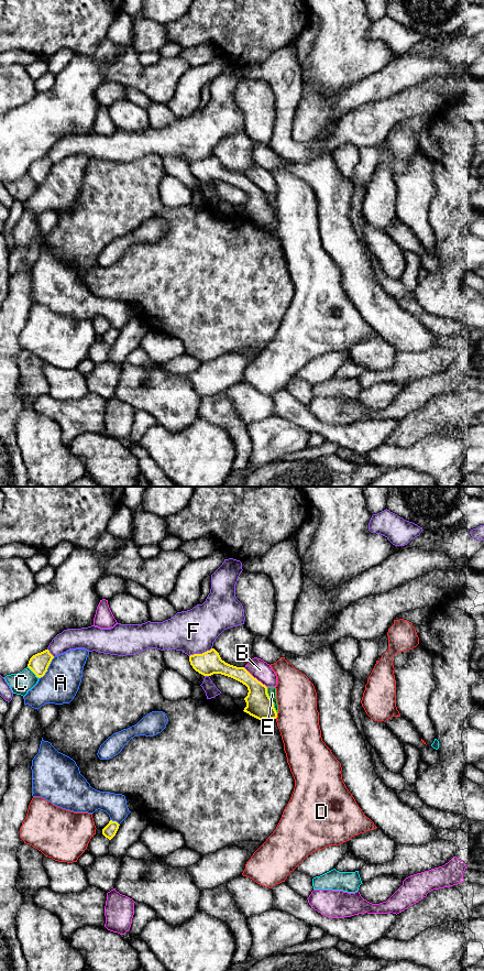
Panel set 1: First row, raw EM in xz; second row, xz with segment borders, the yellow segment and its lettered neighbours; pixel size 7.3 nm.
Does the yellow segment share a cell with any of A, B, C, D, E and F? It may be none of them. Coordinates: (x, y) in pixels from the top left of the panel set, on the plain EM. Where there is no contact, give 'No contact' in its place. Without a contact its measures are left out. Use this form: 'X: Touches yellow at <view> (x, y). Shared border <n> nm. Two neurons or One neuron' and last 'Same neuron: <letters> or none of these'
A: Touches yellow at xz (47, 174). Shared border 200 nm. Two neurons
B: Touches yellow at xz (255, 185). Shared border 220 nm. Two neurons
C: Touches yellow at xz (33, 178). Shared border 120 nm. Two neurons
D: Touches yellow at xz (276, 222). Shared border 40 nm. Two neurons
E: Touches yellow at xz (271, 207). Shared border 200 nm. Two neurons
F: Touches yellow at xz (200, 161). Shared border 180 nm. Two neurons
Same neuron: none of these

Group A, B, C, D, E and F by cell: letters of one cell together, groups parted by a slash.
A / B / C / D / E / F

